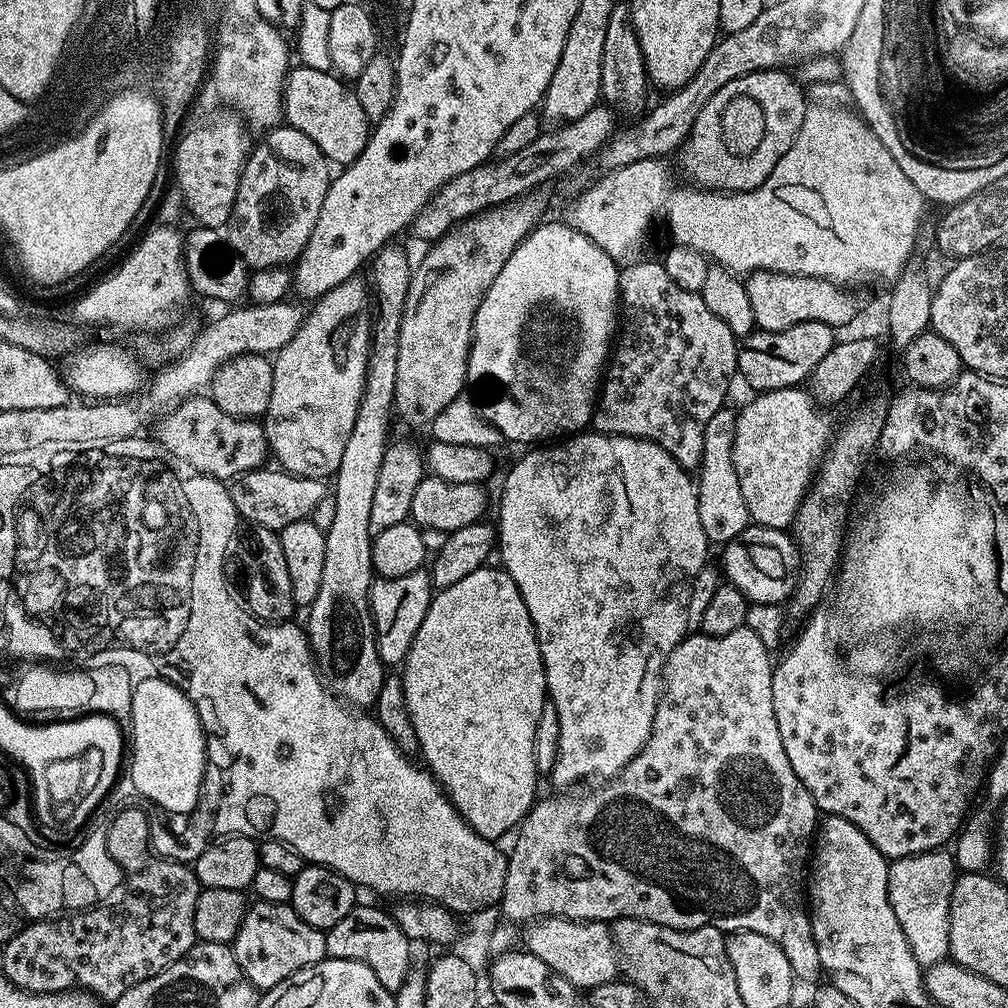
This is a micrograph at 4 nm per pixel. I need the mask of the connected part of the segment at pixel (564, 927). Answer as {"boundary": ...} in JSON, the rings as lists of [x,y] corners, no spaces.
{"boundary":[[[545,916],[542,920],[531,921],[523,929],[522,944],[526,951],[542,958],[542,962],[546,962],[550,970],[562,974],[562,978],[566,978],[566,982],[570,982],[577,990],[602,986],[606,982],[617,979],[618,953],[616,943],[612,941],[612,929],[607,923],[599,920],[567,920],[561,916]]]}

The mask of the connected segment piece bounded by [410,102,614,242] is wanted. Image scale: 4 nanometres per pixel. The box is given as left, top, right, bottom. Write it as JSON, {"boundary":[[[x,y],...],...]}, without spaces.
{"boundary":[[[597,102],[593,108],[586,110],[586,114],[582,114],[582,118],[561,123],[553,127],[556,128],[553,132],[541,131],[536,140],[523,150],[509,156],[501,155],[499,158],[489,159],[474,166],[474,170],[466,170],[466,174],[458,174],[458,178],[450,178],[450,182],[446,182],[446,186],[439,188],[428,199],[426,206],[422,206],[422,210],[410,225],[410,232],[420,240],[435,242],[477,212],[486,212],[500,204],[527,197],[539,184],[544,184],[547,180],[555,181],[571,172],[581,162],[595,157],[608,143],[614,131],[612,116],[614,117],[613,109],[603,102]]]}

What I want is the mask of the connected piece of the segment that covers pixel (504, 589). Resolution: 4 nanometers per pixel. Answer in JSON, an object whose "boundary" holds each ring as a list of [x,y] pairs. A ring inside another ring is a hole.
{"boundary":[[[485,566],[474,570],[474,574],[466,574],[466,578],[454,582],[454,586],[441,588],[433,595],[430,606],[426,610],[426,618],[422,618],[422,626],[418,626],[418,634],[414,634],[414,642],[404,659],[402,679],[406,694],[406,710],[410,710],[410,722],[414,722],[414,734],[418,734],[419,755],[424,756],[423,763],[436,777],[441,788],[448,793],[448,800],[456,807],[458,814],[462,814],[465,822],[482,838],[496,842],[499,841],[499,836],[506,835],[508,831],[511,833],[519,825],[538,799],[538,793],[536,793],[538,773],[534,762],[534,730],[538,730],[538,718],[542,718],[542,706],[550,697],[534,622],[526,610],[526,602],[522,602],[522,594],[518,586],[514,586],[514,578],[510,578],[510,574],[505,572],[503,567],[492,567]]]}

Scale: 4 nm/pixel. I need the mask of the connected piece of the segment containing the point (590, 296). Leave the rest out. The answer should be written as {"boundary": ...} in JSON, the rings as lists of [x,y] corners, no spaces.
{"boundary":[[[541,222],[532,229],[532,233],[520,243],[506,258],[506,266],[498,278],[490,286],[474,318],[472,327],[472,345],[468,351],[468,376],[467,383],[472,384],[484,395],[484,401],[479,401],[478,407],[481,416],[488,423],[493,424],[500,431],[505,441],[513,440],[516,444],[528,444],[524,446],[536,446],[541,442],[552,442],[557,438],[567,438],[573,434],[579,434],[591,425],[592,413],[596,410],[596,401],[602,383],[602,377],[606,371],[606,361],[610,356],[610,349],[614,344],[614,333],[618,328],[618,301],[620,299],[620,273],[621,269],[602,250],[602,246],[594,246],[586,234],[582,234],[577,228],[571,228],[568,224],[557,222],[547,224]]]}

